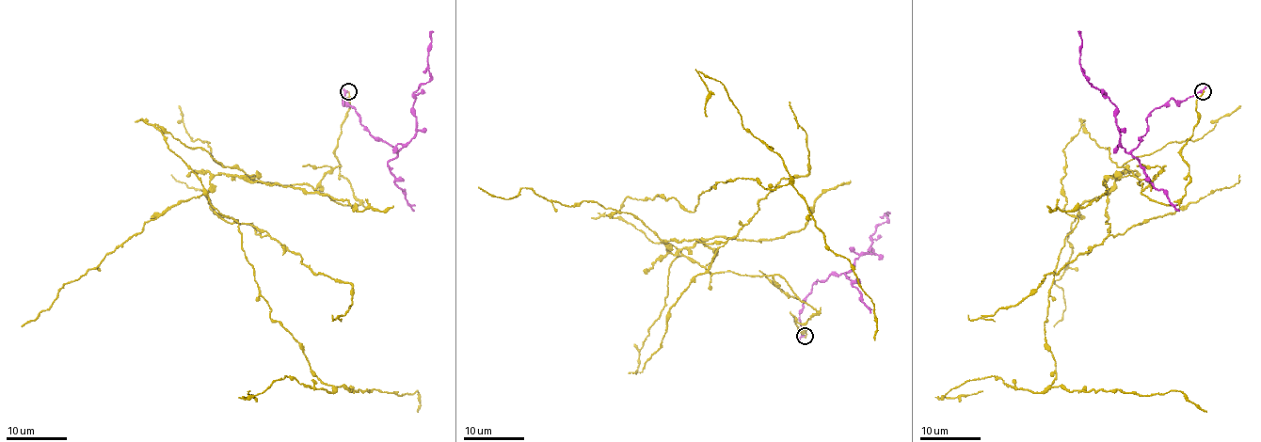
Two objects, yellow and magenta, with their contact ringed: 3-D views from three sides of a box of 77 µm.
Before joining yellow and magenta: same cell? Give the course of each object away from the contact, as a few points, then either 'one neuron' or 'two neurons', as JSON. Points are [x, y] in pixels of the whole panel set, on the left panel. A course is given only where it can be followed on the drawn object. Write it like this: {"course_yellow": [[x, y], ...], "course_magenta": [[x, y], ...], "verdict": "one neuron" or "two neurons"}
{"course_yellow": [[347, 91], [335, 157], [358, 204], [254, 181], [155, 127], [332, 387], [249, 390]], "course_magenta": [[347, 91], [343, 101], [345, 99], [359, 122], [398, 152], [416, 131], [414, 93], [430, 79], [430, 31]], "verdict": "two neurons"}

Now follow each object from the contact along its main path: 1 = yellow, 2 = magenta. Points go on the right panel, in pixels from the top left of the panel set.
1: (1203, 91), (1176, 204), (1085, 127), (1063, 149), (1077, 223), (1044, 323), (1056, 376), (943, 396), (982, 390)
2: (1203, 91), (1169, 99), (1152, 111), (1147, 131), (1127, 152), (1115, 105), (1080, 66), (1077, 31)

